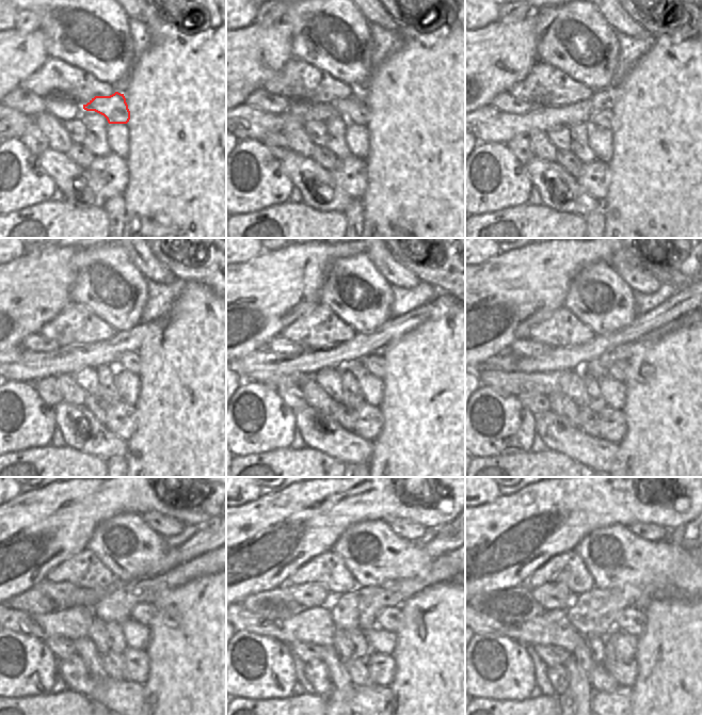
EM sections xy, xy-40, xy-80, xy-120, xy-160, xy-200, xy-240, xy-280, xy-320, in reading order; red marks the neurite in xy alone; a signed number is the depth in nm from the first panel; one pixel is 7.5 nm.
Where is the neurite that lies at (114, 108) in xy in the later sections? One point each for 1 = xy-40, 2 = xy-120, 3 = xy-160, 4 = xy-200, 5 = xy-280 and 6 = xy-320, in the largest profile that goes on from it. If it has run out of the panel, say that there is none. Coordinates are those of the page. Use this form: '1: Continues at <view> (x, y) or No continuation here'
1: Continues at xy-40 (354, 109)
2: Continues at xy-120 (129, 361)
3: Continues at xy-160 (375, 364)
4: Continues at xy-200 (619, 370)
5: Continues at xy-280 (391, 619)
6: Continues at xy-320 (633, 620)

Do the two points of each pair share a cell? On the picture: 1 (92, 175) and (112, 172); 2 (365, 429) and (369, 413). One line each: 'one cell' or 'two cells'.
1: one cell
2: one cell

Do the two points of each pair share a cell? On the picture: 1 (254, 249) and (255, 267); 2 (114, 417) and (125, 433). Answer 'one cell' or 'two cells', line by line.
1: two cells
2: one cell

